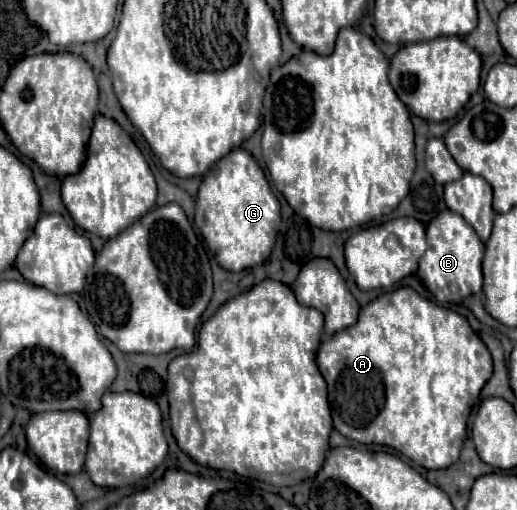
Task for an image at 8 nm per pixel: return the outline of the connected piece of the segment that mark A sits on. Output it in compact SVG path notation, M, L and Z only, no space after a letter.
M398 287L394 291L382 293L378 299L370 301L368 305L364 305L360 309L360 317L354 325L334 333L332 337L324 339L320 349L318 349L318 357L316 363L320 367L320 373L324 375L326 383L328 383L328 401L330 401L330 409L332 409L332 421L334 427L346 435L348 439L354 439L358 443L378 443L378 445L388 445L396 451L400 451L402 455L406 455L408 459L412 459L414 463L426 467L426 469L444 469L450 467L452 463L458 461L460 449L462 449L462 441L466 439L466 421L468 415L472 411L472 407L480 401L480 389L484 387L484 383L490 379L492 375L492 357L490 351L486 349L486 345L482 343L482 339L472 331L472 327L468 325L466 317L462 317L460 313L446 309L422 295L418 295L412 287Z

